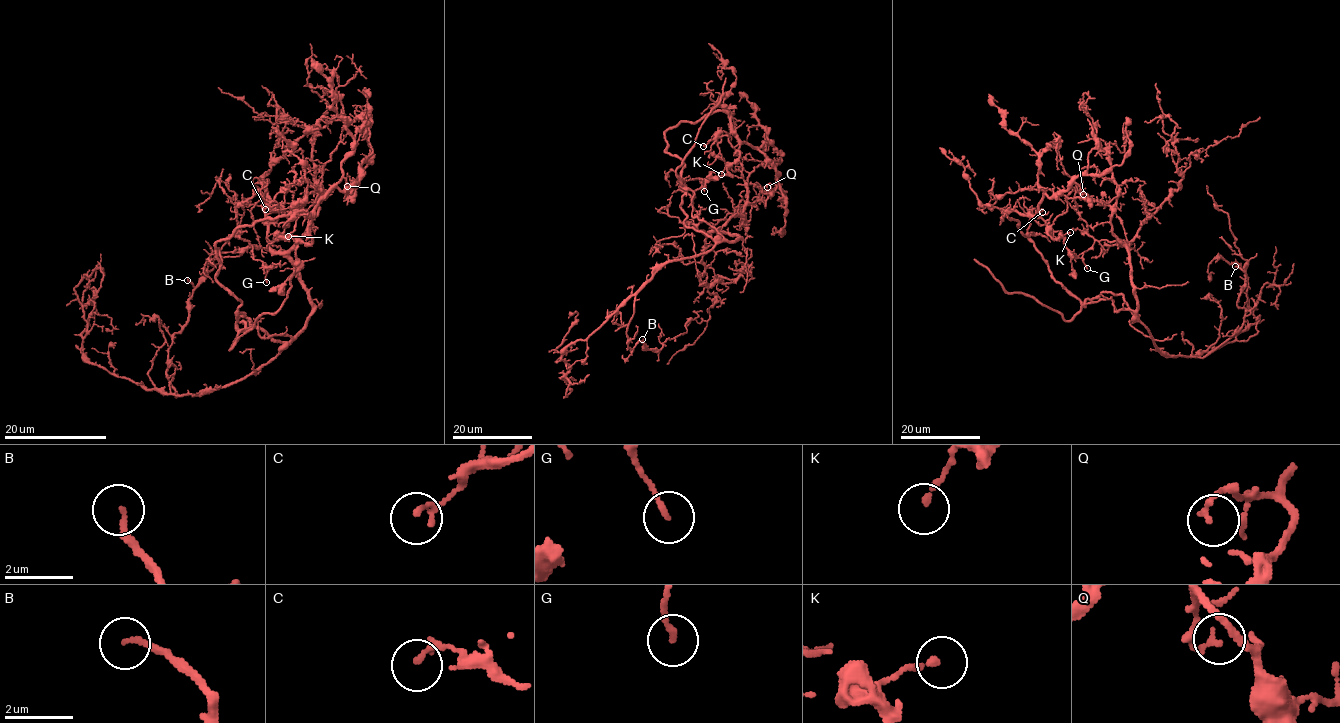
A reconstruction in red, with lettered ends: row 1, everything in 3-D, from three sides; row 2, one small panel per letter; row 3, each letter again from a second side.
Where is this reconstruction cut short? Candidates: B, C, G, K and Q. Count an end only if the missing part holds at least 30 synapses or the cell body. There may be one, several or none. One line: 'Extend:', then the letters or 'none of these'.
Extend: B

